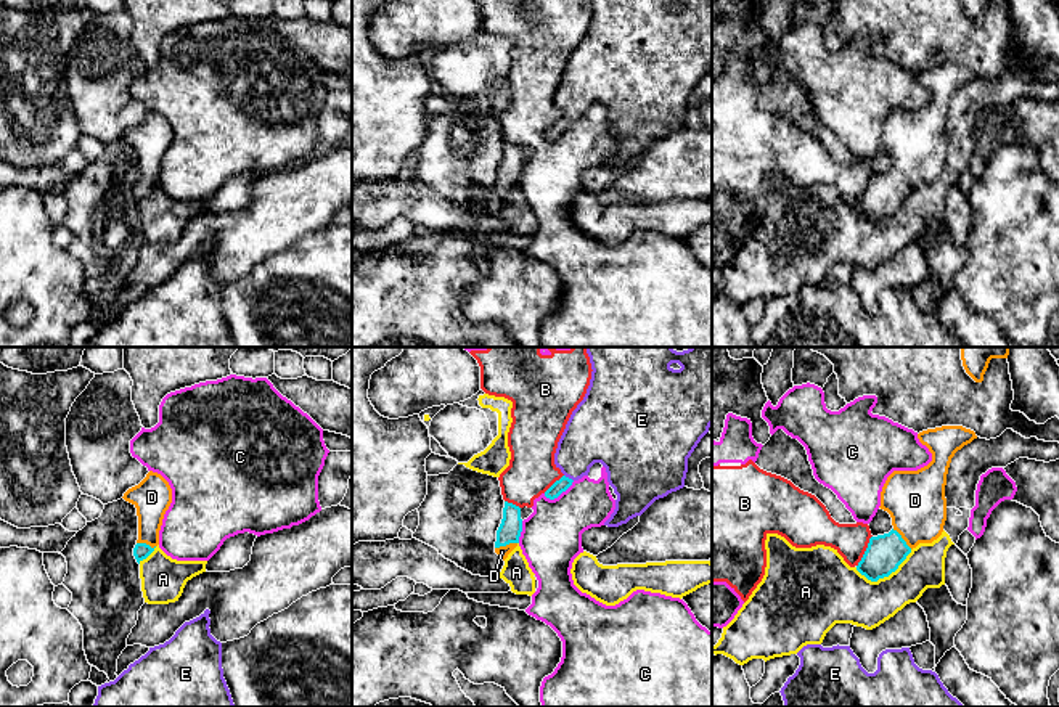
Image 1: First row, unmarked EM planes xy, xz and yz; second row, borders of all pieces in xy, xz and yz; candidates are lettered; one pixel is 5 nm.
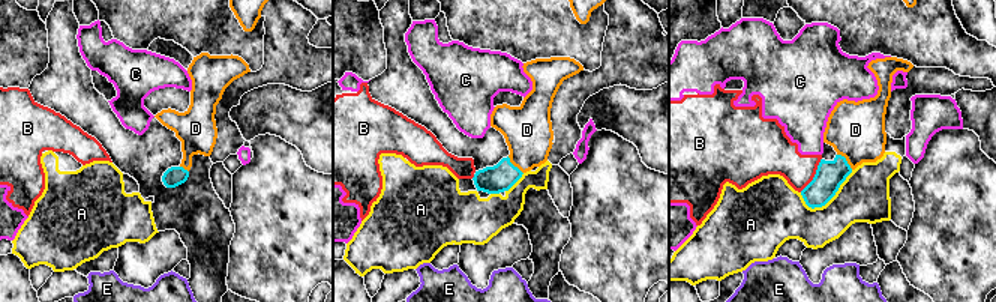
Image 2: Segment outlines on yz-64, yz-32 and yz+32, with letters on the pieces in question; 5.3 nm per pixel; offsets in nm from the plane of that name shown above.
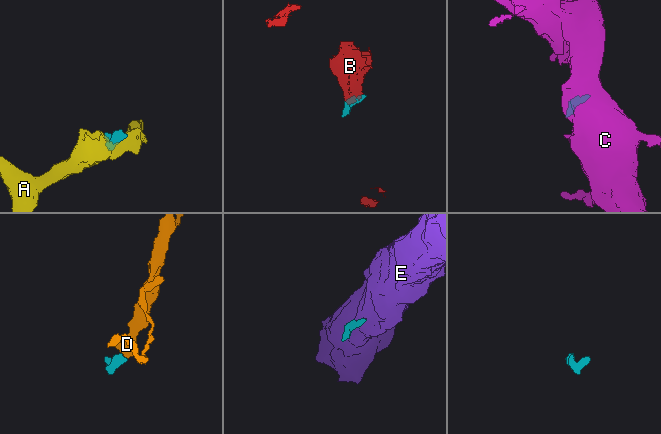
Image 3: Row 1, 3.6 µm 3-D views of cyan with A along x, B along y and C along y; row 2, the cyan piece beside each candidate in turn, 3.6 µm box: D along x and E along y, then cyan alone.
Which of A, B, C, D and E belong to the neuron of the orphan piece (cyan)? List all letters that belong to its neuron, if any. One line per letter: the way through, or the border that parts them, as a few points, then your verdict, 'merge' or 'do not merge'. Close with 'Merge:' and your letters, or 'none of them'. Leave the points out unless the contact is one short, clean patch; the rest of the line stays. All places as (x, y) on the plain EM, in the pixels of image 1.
A: border yz (911, 190), (894, 211), (876, 220), (868, 220), (855, 209); do not merge
B: border yz (871, 175), (857, 206); do not merge
C: border xz (574, 121), (553, 138), (543, 135); do not merge
D: way xz (510, 169), (505, 185), (502, 192); merge
E: way xz (563, 124), (568, 118), (574, 95), (592, 74); merge
Merge: D, E

